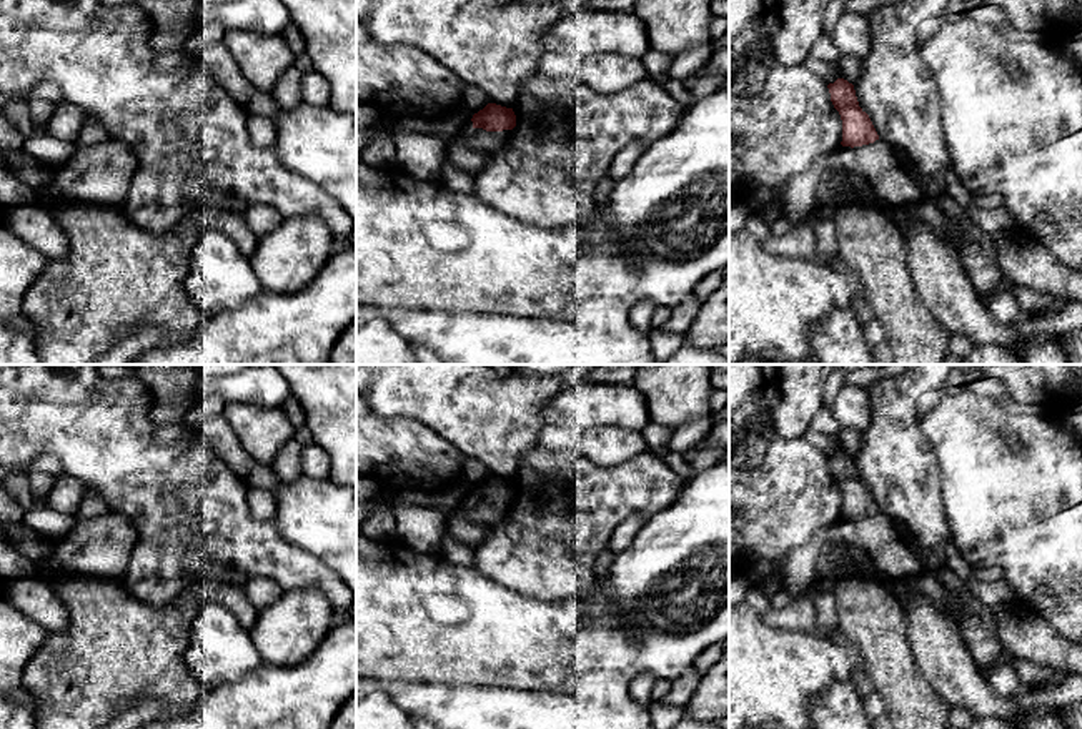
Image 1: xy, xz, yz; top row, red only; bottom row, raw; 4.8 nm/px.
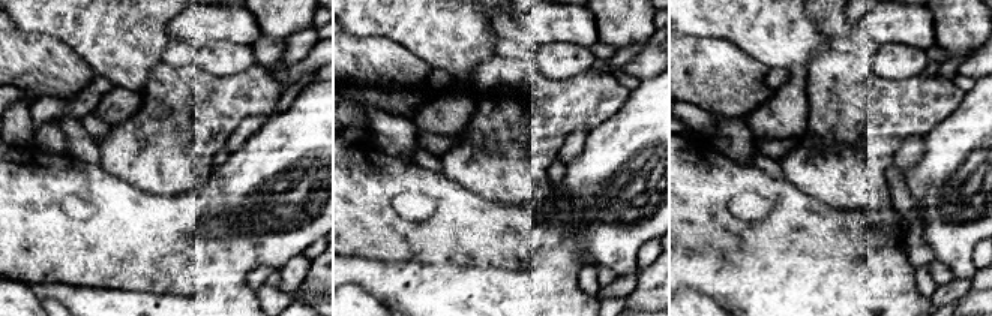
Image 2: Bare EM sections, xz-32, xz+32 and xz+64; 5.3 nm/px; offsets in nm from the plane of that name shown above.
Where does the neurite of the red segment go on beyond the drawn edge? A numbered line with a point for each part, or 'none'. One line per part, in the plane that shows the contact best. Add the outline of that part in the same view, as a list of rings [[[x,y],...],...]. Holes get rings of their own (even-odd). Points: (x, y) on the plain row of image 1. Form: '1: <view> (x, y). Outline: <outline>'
1: xz (478, 511). Outline: [[[469,493],[461,501],[458,501],[456,508],[449,514],[463,514],[473,523],[481,526],[489,526],[498,523],[511,508],[511,503],[503,504],[486,504],[483,501],[474,501]]]

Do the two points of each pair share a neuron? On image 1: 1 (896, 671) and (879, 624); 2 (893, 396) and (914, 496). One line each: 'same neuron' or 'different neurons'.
1: same neuron
2: same neuron

